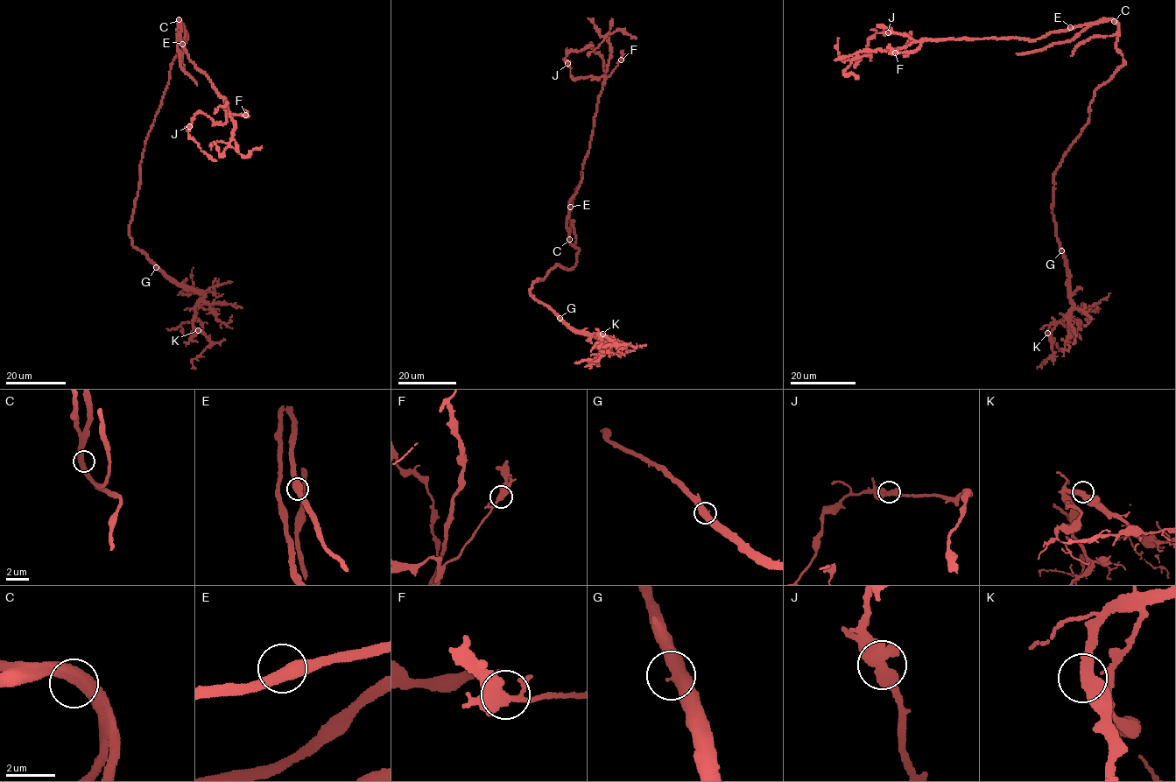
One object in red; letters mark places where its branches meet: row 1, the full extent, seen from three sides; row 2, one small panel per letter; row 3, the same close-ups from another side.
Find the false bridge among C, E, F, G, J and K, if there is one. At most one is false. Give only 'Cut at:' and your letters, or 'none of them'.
Cut at: C

